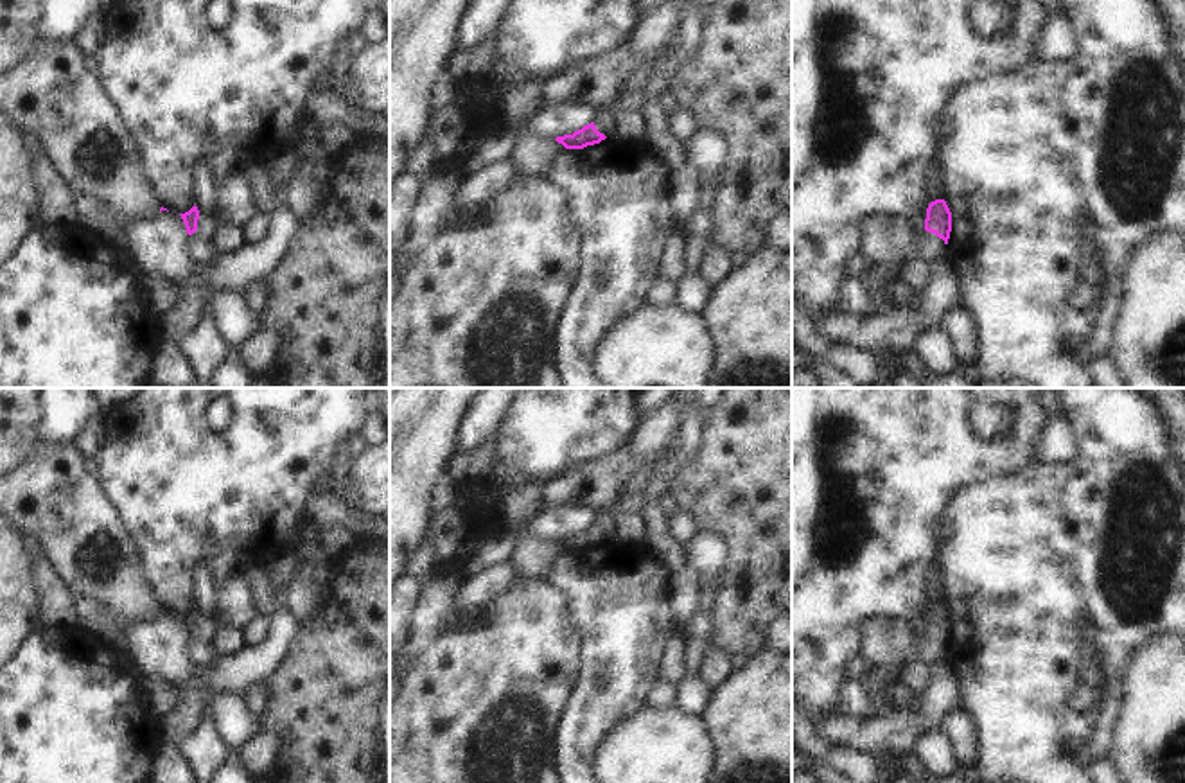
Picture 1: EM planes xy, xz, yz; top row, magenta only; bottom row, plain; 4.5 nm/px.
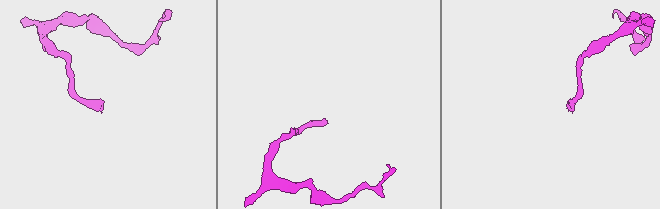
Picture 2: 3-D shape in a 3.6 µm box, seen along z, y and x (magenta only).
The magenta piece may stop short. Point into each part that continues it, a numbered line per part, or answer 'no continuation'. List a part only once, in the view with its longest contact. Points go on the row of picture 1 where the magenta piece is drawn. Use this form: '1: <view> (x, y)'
1: yz (927, 246)

